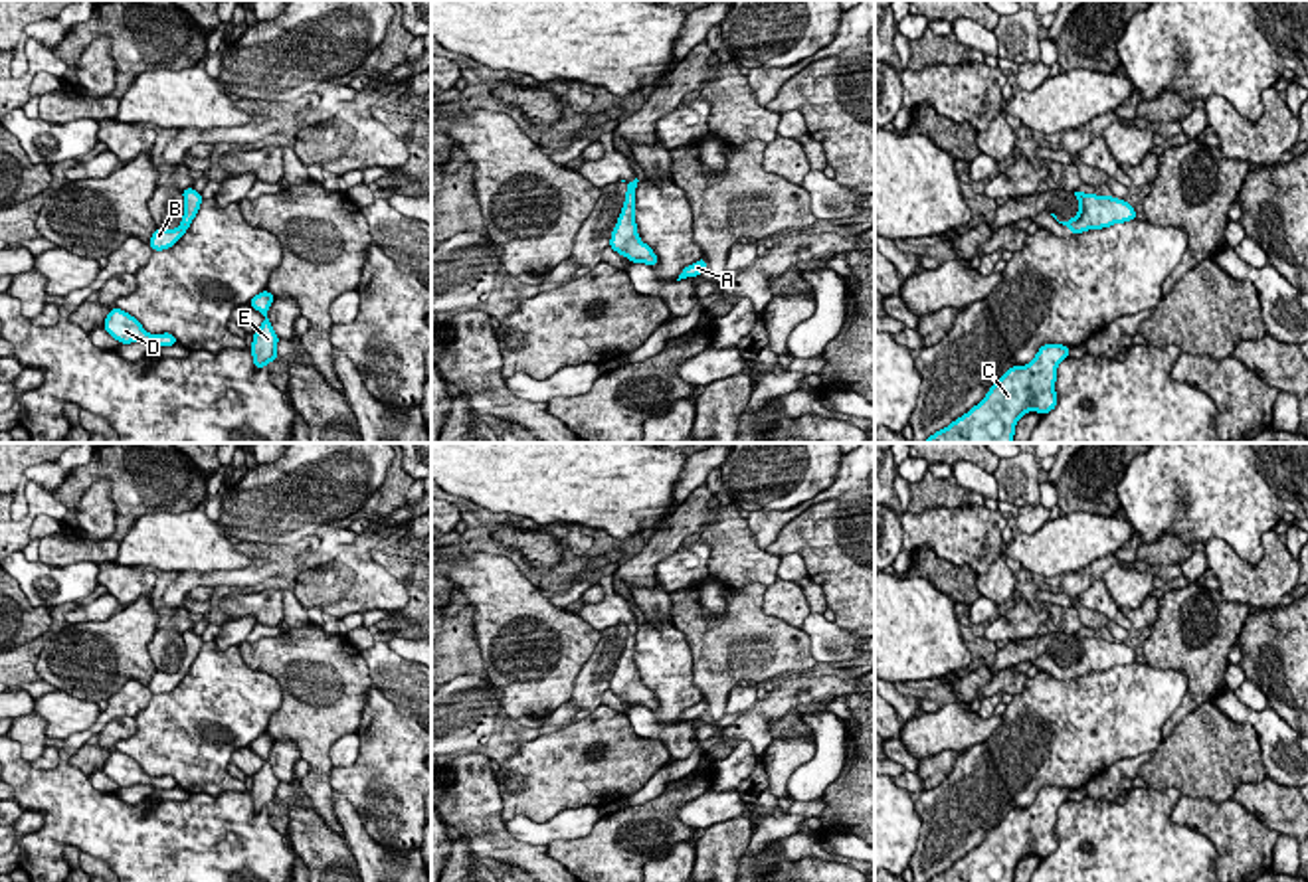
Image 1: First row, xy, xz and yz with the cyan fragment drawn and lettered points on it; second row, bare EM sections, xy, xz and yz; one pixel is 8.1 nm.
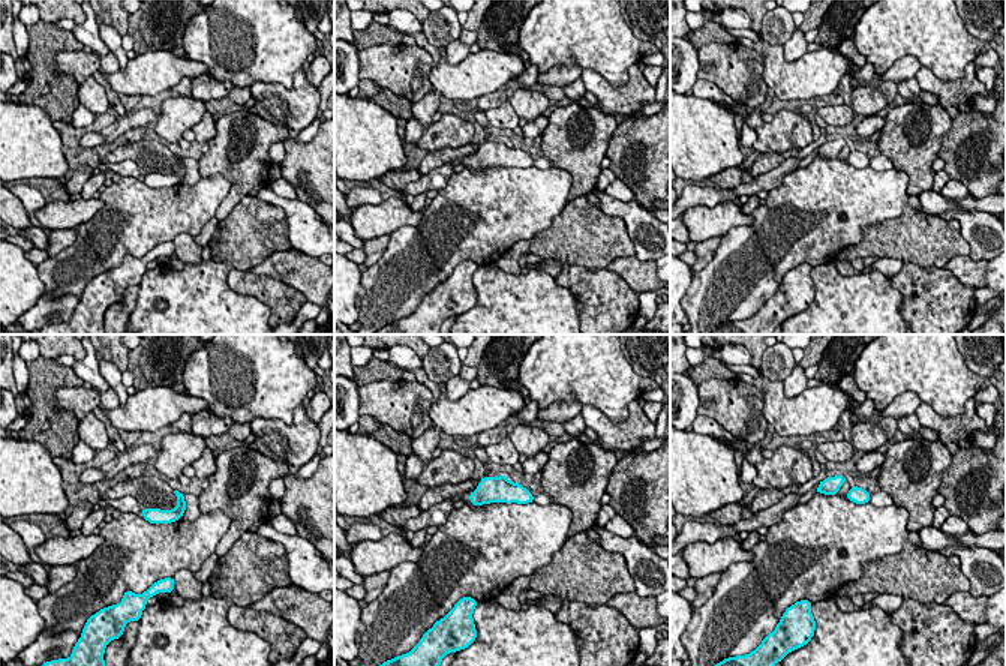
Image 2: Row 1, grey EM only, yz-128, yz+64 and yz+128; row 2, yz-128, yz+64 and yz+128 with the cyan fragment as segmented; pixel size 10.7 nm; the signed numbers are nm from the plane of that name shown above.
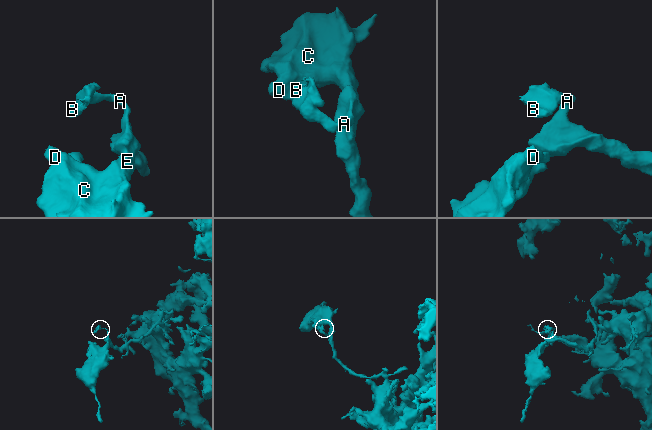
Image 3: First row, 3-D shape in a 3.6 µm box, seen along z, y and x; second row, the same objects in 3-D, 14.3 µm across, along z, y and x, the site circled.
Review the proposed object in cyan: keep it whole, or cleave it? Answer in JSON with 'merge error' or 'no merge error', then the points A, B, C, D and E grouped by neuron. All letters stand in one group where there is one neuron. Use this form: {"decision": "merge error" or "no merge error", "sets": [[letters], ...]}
{"decision": "no merge error", "sets": [["A", "B", "C", "D", "E"]]}

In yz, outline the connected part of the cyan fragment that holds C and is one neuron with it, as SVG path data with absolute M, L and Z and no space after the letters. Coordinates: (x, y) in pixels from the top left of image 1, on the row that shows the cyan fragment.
M1043 344L1029 364L1011 366L978 405L924 443L1013 443L1025 413L1045 415L1057 407L1057 368L1069 352L1071 346Z

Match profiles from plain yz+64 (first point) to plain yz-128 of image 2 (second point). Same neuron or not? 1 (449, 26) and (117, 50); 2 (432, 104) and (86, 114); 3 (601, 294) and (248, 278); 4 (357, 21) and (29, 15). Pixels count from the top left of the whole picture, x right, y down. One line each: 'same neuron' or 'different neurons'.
1: same neuron
2: different neurons
3: same neuron
4: same neuron

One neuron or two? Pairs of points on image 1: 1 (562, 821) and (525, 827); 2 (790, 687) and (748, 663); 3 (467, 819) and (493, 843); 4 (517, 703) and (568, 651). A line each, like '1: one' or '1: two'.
1: one
2: two
3: one
4: one

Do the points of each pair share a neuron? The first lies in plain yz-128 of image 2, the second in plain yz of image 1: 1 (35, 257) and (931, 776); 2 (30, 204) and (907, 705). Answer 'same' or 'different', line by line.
1: different
2: same

